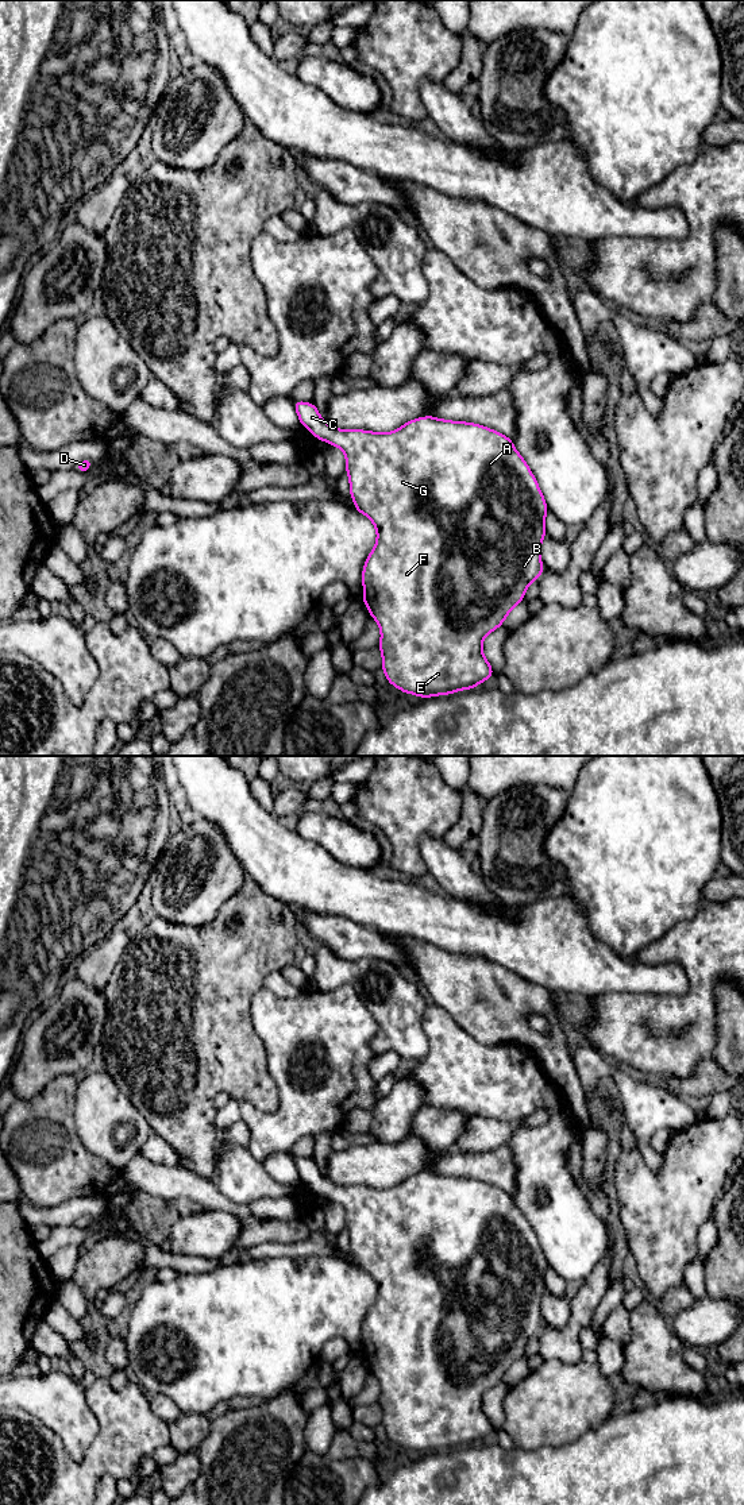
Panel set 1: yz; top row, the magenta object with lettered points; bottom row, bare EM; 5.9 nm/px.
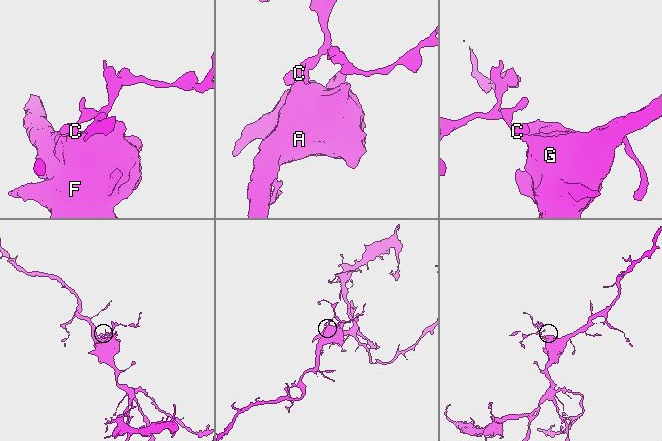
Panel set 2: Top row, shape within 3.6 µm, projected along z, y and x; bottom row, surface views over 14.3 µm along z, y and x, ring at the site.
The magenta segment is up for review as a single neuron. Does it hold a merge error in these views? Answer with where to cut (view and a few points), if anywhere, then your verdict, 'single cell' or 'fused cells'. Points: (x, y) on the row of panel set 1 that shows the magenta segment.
no cut; single cell

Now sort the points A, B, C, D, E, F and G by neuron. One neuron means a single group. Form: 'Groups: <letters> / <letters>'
Groups: A B C D E F G

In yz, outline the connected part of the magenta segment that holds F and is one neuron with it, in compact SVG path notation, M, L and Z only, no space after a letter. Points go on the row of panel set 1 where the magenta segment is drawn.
M293 401L293 405L301 425L308 428L316 439L327 441L344 452L350 495L355 503L355 510L369 517L377 529L375 545L363 564L362 601L381 630L378 647L382 655L382 671L388 682L402 692L415 694L423 699L475 688L479 683L487 680L494 672L483 656L483 638L502 625L512 609L524 599L528 586L537 580L544 571L540 547L547 535L544 518L550 510L537 481L524 458L514 448L512 439L483 425L442 420L432 416L406 421L398 429L385 433L362 429L336 429L321 418L315 404Z

